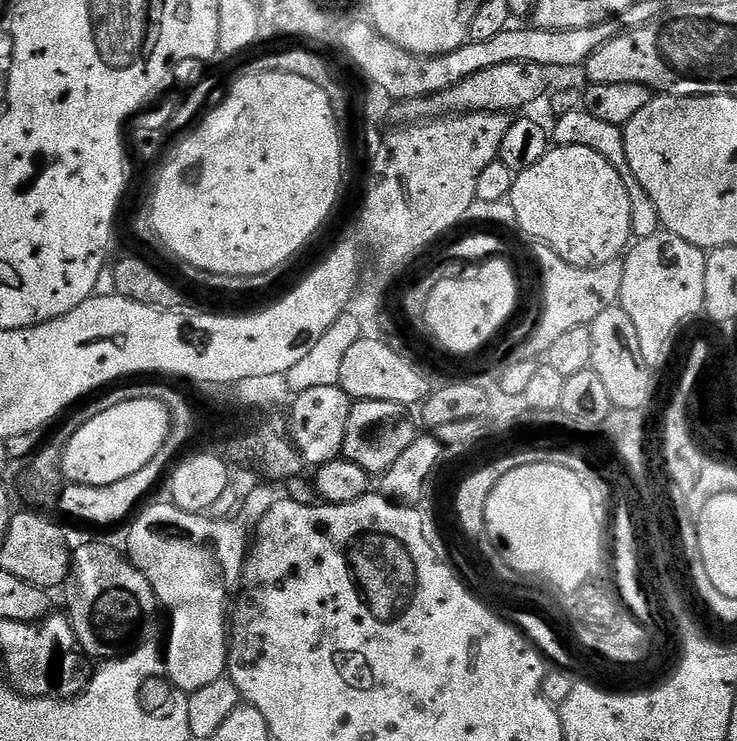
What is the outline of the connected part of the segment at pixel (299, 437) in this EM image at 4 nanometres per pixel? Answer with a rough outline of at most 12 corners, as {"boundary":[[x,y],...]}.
{"boundary":[[339,384],[295,393],[288,436],[308,466],[341,459],[354,403]]}

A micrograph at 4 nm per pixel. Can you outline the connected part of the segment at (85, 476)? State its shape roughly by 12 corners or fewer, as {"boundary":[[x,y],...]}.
{"boundary":[[150,398],[119,402],[65,446],[69,485],[105,488],[138,474],[172,415]]}

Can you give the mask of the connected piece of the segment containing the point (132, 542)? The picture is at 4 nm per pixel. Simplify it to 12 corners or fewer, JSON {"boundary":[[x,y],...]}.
{"boundary":[[139,509],[128,559],[172,612],[168,679],[228,671],[240,520]]}

